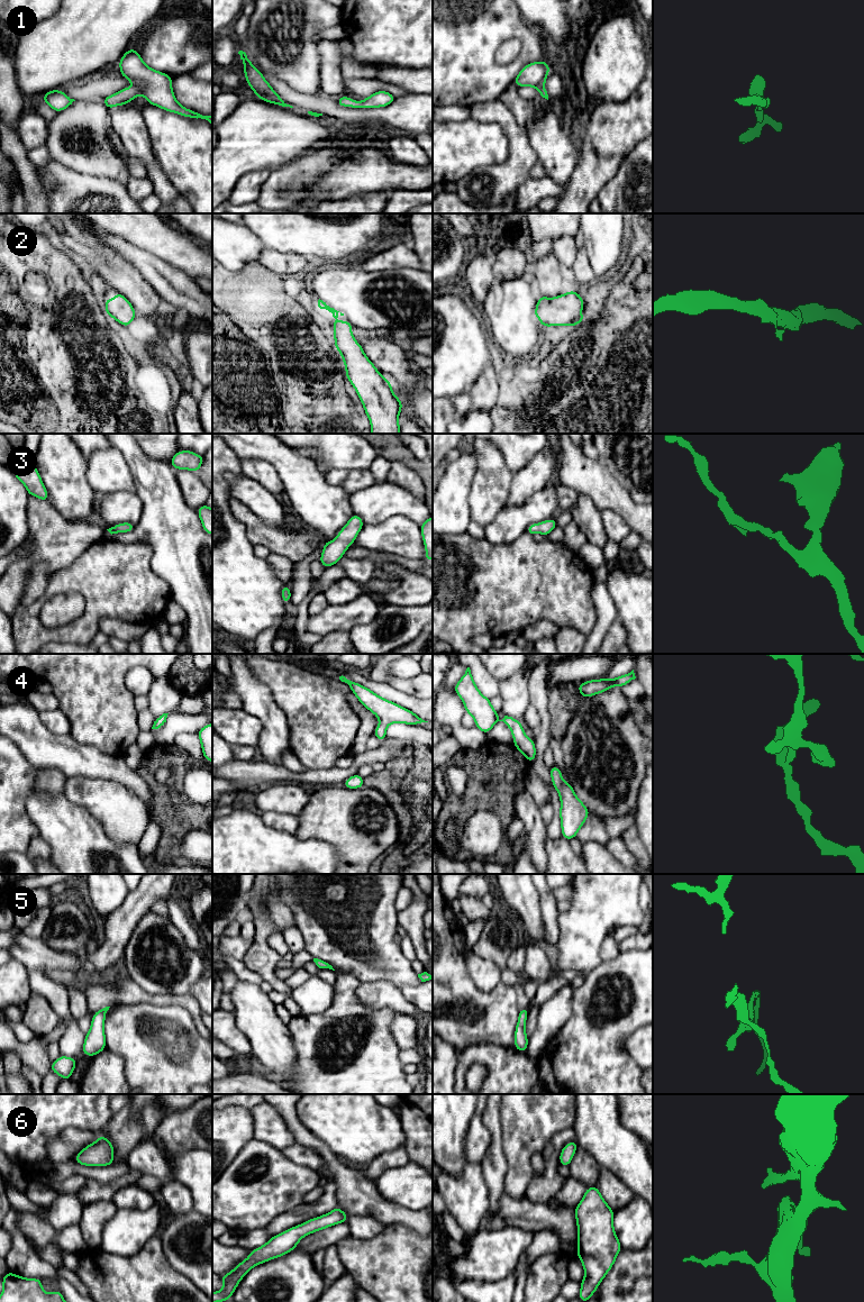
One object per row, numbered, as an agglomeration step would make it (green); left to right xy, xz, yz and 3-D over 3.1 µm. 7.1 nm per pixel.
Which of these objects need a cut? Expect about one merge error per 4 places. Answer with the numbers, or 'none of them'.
none of them

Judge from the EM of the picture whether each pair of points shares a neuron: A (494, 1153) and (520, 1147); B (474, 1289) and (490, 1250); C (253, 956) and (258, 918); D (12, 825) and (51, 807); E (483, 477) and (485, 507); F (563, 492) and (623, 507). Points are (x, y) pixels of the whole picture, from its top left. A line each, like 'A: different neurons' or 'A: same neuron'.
A: different neurons
B: different neurons
C: same neuron
D: different neurons
E: same neuron
F: different neurons

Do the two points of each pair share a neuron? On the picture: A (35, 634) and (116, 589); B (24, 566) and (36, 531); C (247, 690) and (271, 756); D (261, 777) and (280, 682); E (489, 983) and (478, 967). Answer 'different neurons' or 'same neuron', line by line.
A: same neuron
B: same neuron
C: same neuron
D: different neurons
E: same neuron

